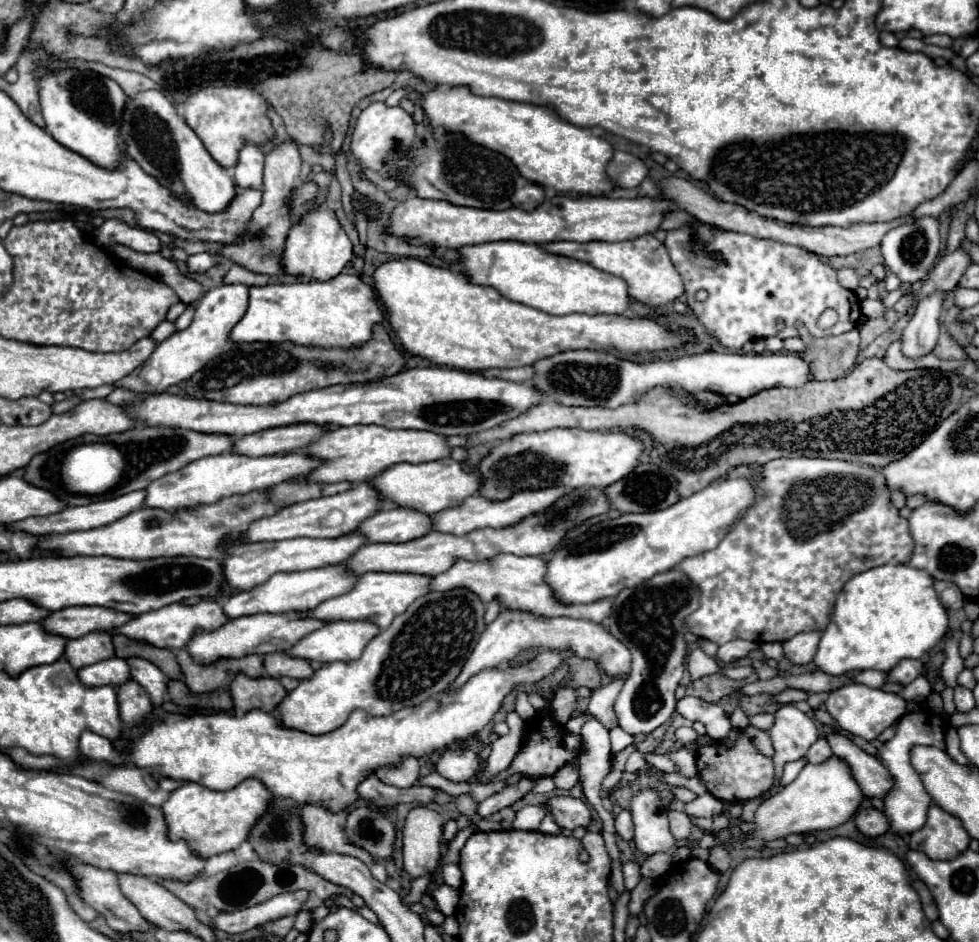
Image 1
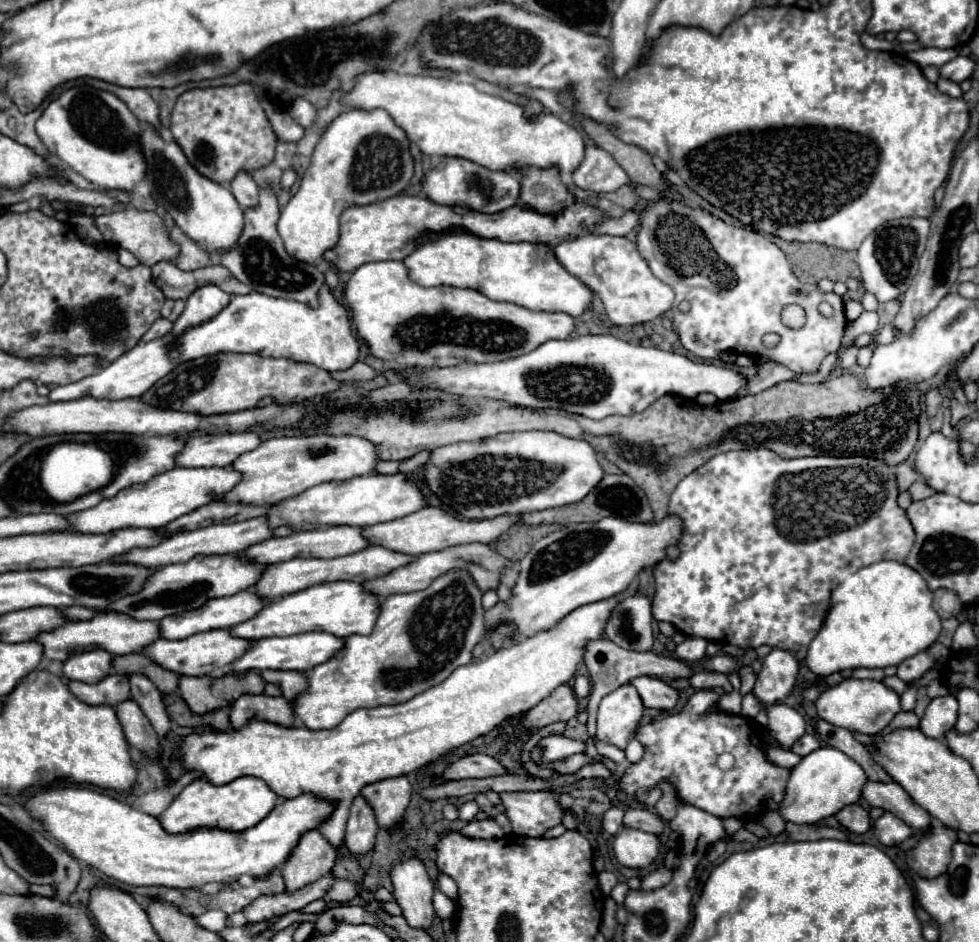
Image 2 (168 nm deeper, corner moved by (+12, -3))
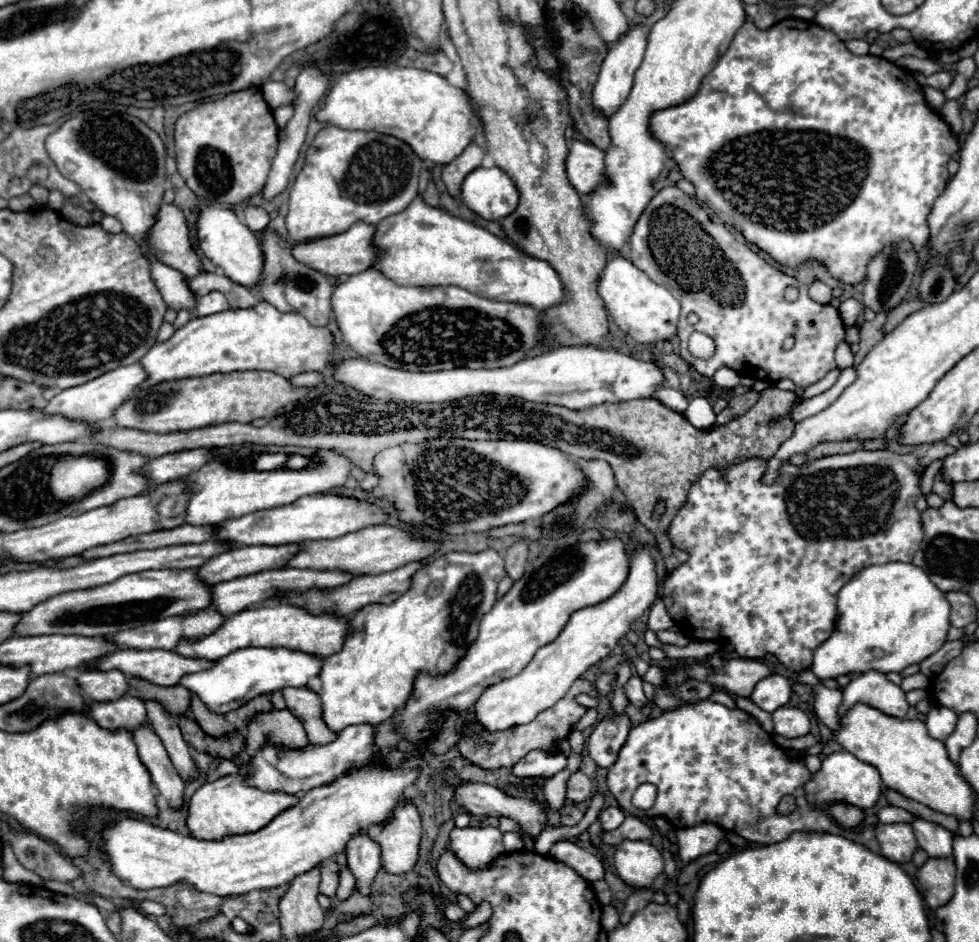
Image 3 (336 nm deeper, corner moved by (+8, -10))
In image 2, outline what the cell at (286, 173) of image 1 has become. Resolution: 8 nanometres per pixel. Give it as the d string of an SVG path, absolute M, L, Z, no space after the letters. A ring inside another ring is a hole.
M260 189L258 207L246 209L244 219L246 219L246 227L242 237L238 239L238 245L230 253L220 255L220 263L226 265L226 269L230 269L238 281L242 281L244 285L248 285L258 293L280 297L280 299L292 299L292 301L306 303L310 307L318 307L318 291L324 285L324 273L316 265L298 261L284 249L282 237L276 231L280 209L278 209L274 191ZM246 243L248 243L248 253L246 253Z

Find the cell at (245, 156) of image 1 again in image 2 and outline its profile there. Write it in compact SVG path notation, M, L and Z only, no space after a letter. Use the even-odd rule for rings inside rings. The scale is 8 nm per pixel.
M238 173L230 183L230 191L242 209L252 209L258 205L258 185L250 173Z

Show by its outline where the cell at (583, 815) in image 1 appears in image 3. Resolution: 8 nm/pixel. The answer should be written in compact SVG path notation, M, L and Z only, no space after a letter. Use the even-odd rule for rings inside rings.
M476 782L462 784L460 788L456 788L456 802L460 802L460 806L464 806L470 814L476 814L476 816L506 816L506 818L514 820L532 842L540 836L540 832L548 824L548 810L546 810L544 802L508 796L506 792L502 792L494 786L488 786L488 784L476 784Z

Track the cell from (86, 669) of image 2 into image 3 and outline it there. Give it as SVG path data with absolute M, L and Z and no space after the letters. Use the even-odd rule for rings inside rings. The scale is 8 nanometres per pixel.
M90 668L80 672L78 686L90 700L116 700L118 696L126 694L128 680L120 670L98 670Z

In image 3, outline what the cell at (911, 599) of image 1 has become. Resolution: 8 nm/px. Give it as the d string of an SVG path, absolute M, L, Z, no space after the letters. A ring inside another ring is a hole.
M890 562L882 566L870 566L858 572L838 594L838 624L832 636L820 644L814 652L814 662L812 662L812 672L820 680L828 678L838 678L842 674L862 674L868 670L876 672L902 672L910 664L920 664L924 658L934 654L944 642L946 634L950 628L948 614L950 614L950 604L940 592L930 578L914 564L904 564L904 562Z

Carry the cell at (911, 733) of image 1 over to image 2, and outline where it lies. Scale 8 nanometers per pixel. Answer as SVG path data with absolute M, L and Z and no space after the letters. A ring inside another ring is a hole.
M884 813L880 819L874 821L874 833L882 845L894 847L894 845L900 845L902 841L906 841L914 831L896 815Z

